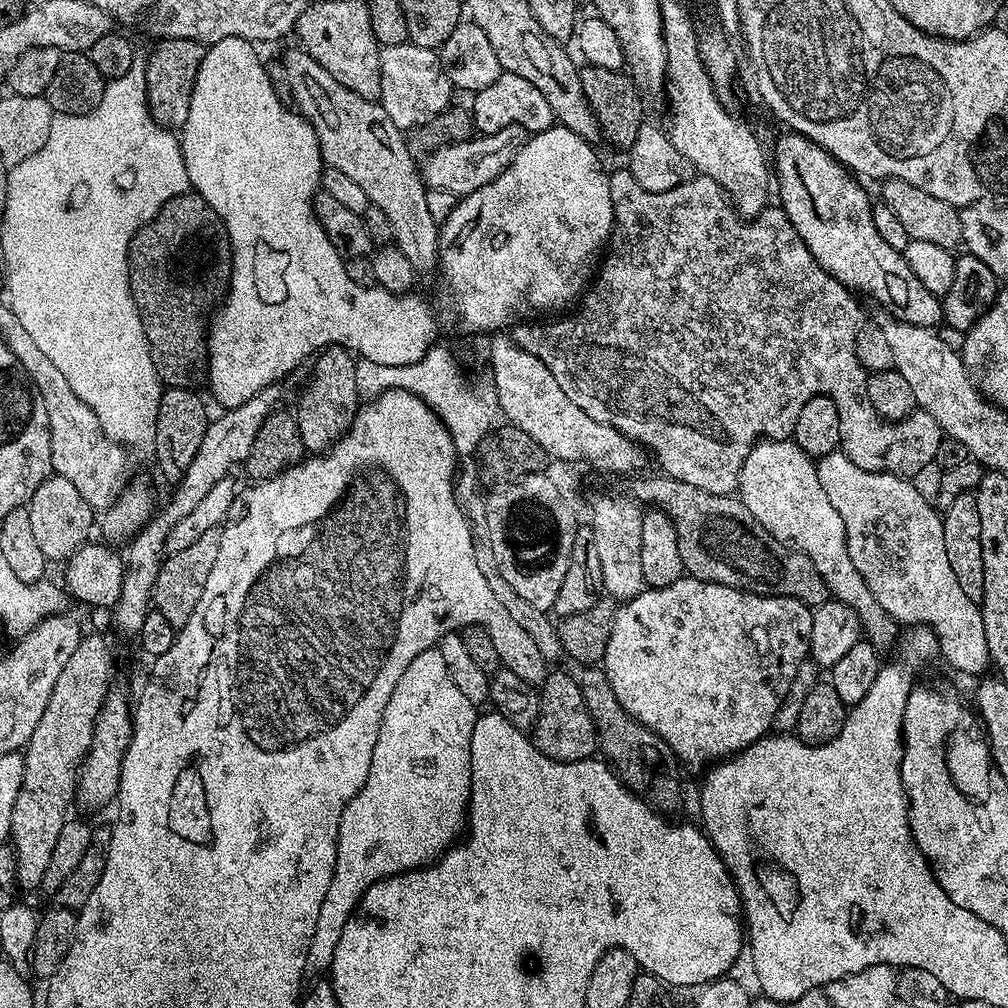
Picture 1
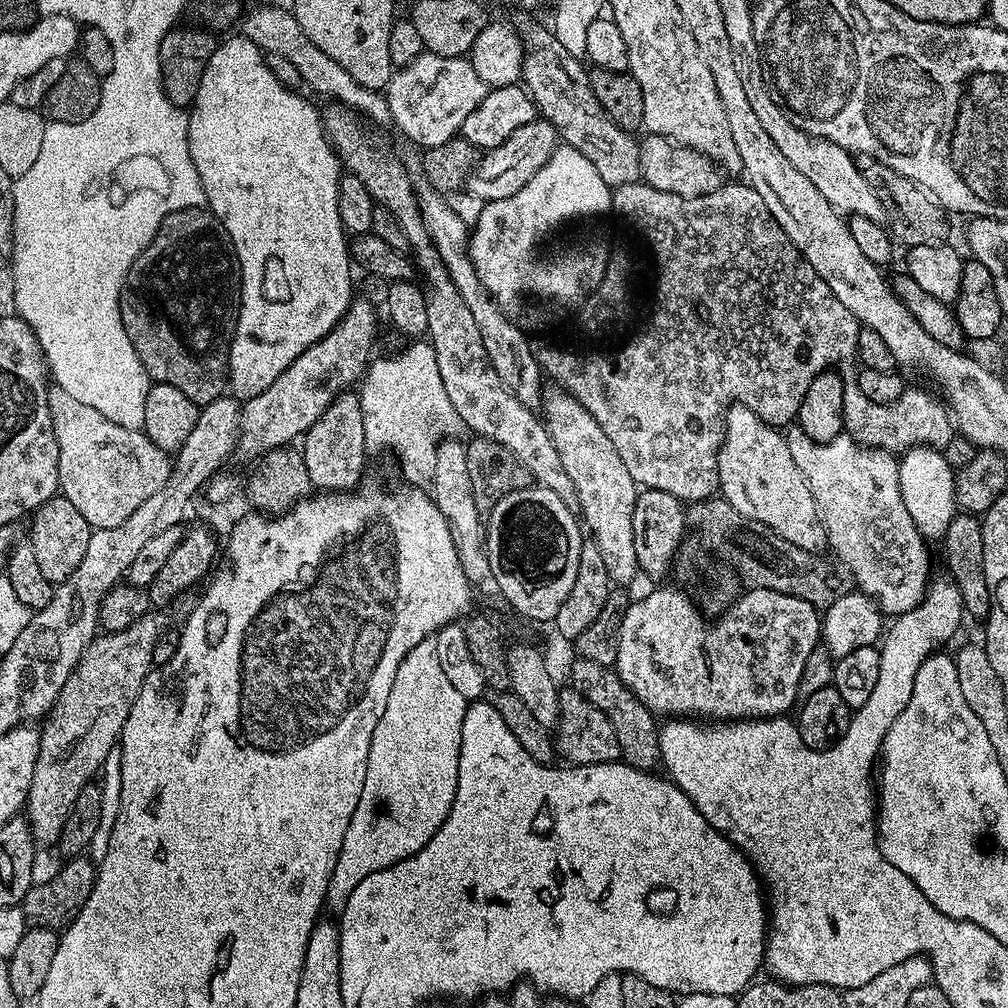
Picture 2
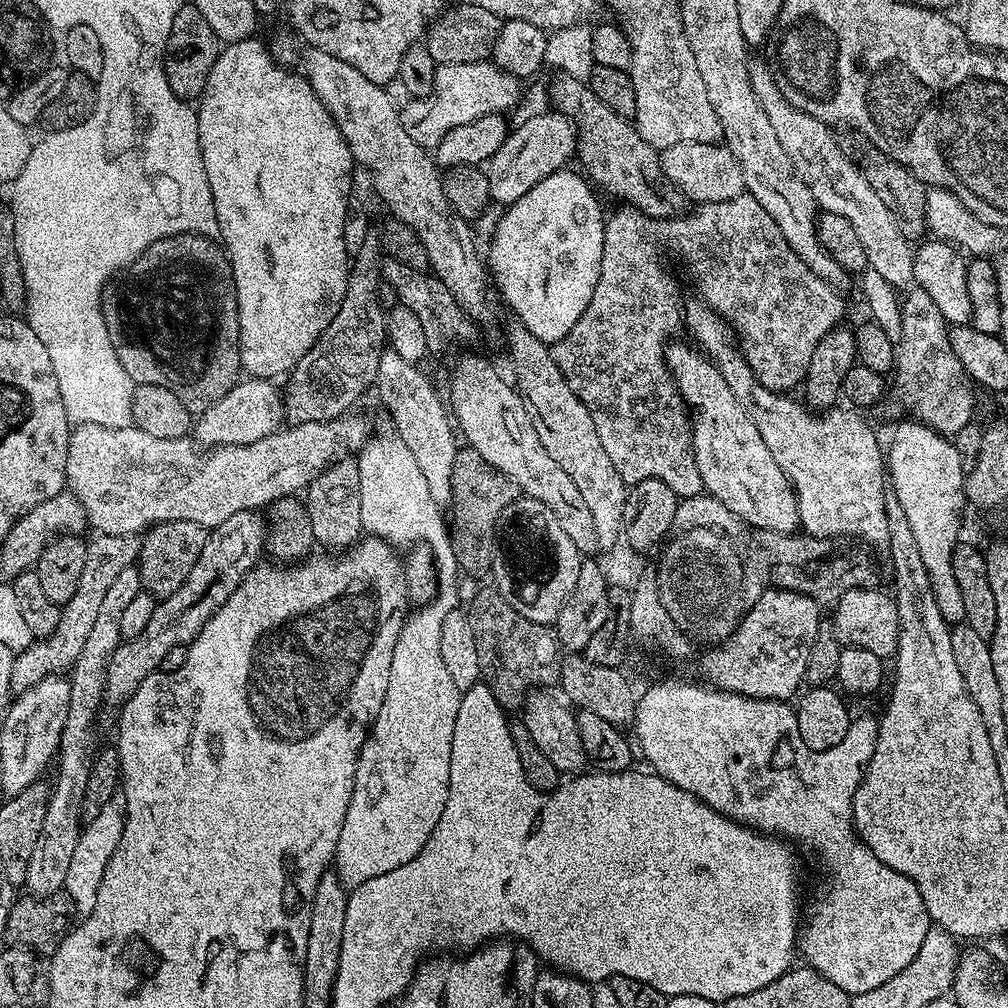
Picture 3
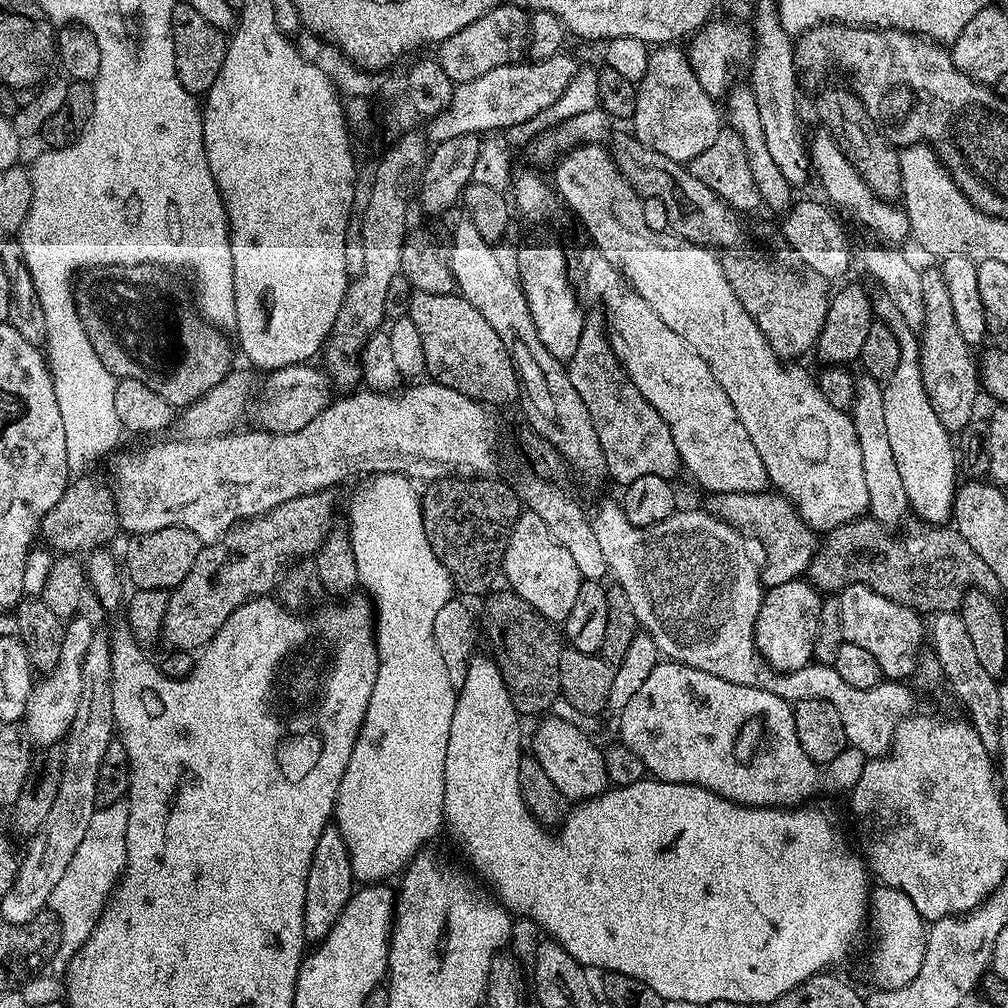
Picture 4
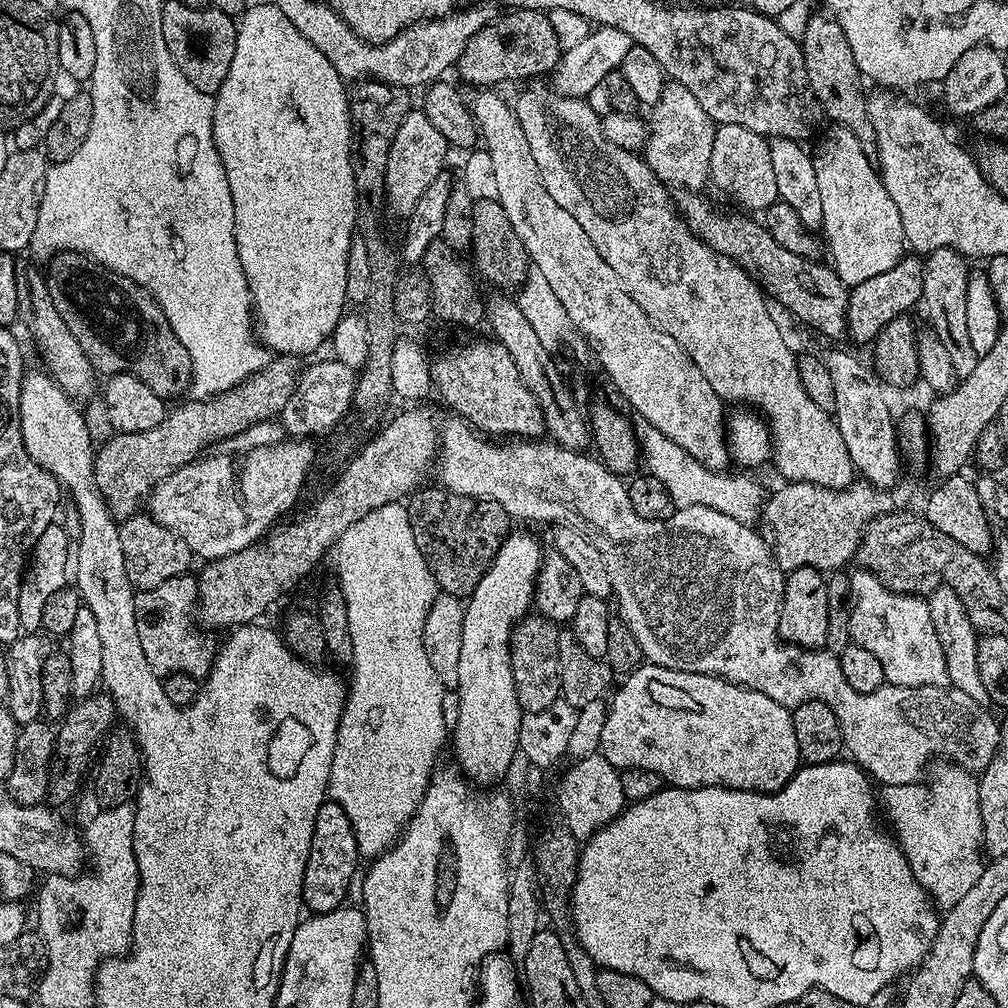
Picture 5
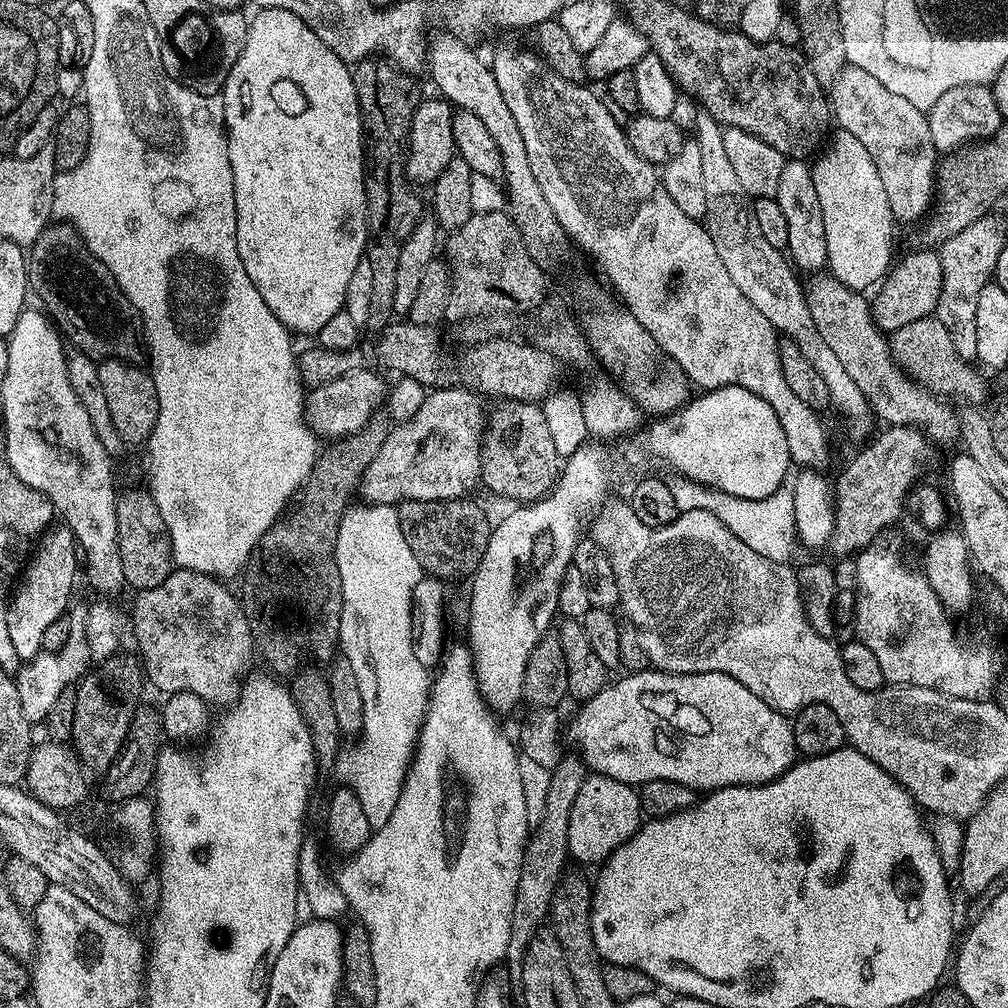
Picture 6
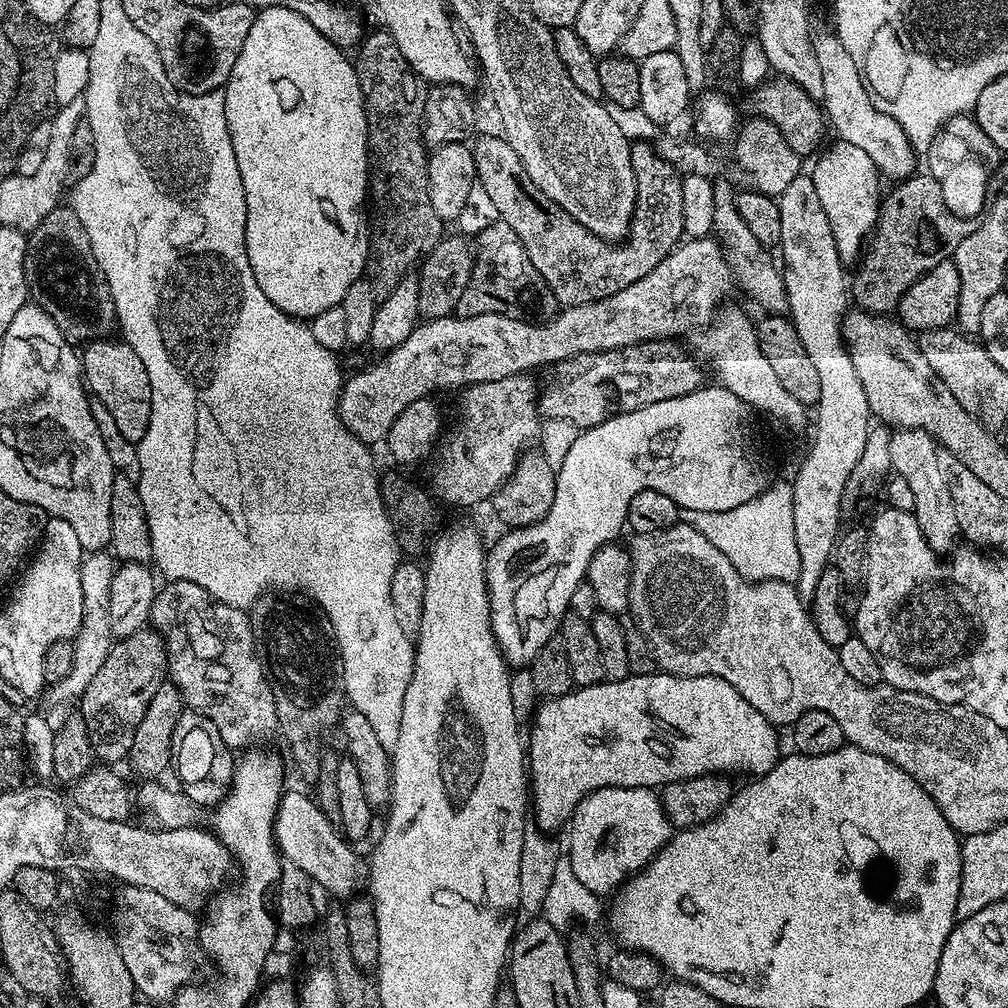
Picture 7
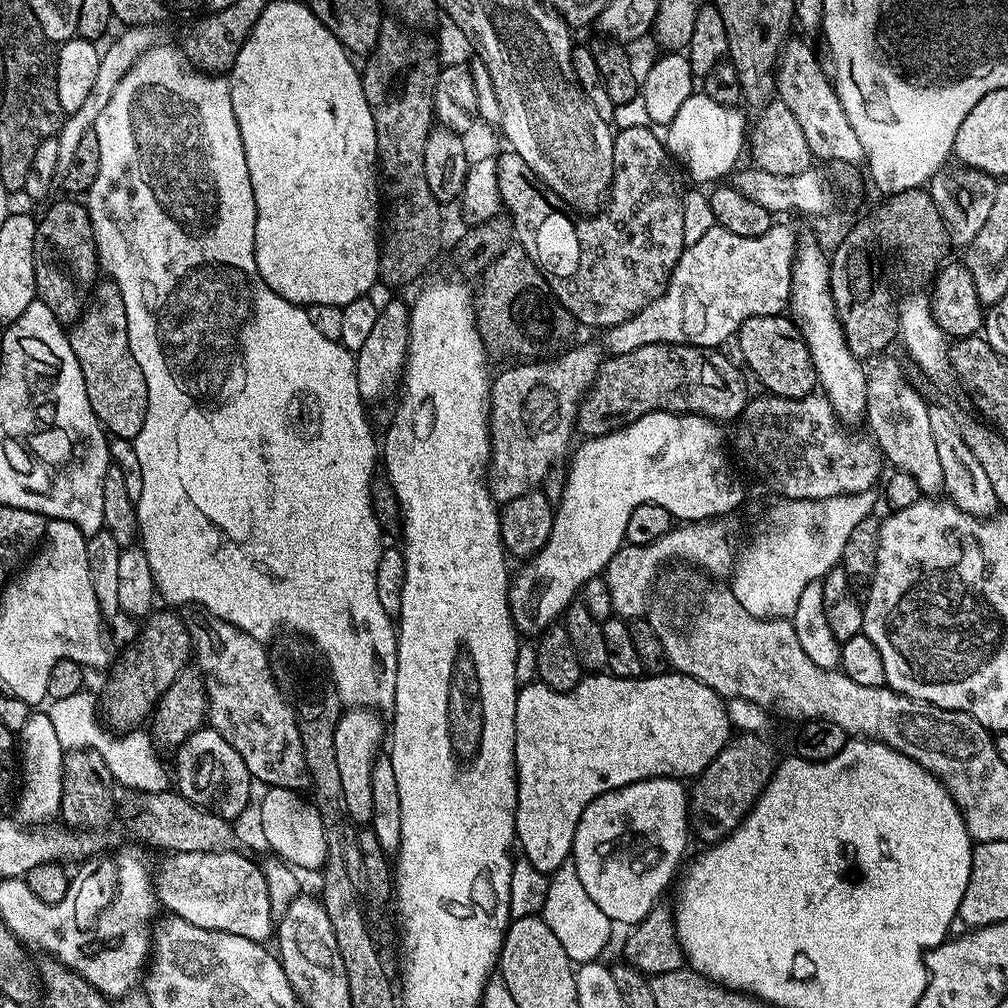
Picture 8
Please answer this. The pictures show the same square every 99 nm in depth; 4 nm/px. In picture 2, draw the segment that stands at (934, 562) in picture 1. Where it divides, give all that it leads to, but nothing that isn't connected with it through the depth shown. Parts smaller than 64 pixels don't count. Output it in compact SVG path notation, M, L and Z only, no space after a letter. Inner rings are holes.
M799 426L789 427L788 430L786 439L790 458L794 458L794 466L802 470L810 486L818 518L824 527L827 547L829 549L832 547L831 555L848 567L849 574L856 579L855 587L874 600L881 613L895 618L901 616L903 612L917 608L928 590L930 583L928 571L931 570L932 564L928 561L929 545L926 543L926 538L920 533L918 526L914 526L910 510L906 510L906 502L902 502L902 490L898 486L900 466L897 457L881 448L866 448L847 434L823 444L806 438L806 434Z

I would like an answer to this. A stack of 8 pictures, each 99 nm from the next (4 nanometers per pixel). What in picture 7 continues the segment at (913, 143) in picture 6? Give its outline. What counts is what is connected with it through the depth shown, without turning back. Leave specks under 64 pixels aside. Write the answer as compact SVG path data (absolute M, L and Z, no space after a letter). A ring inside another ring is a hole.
M816 30L812 33L812 45L818 66L822 66L822 108L831 131L833 128L839 139L864 150L881 177L889 176L892 182L907 180L917 171L912 143L900 123L874 103L859 66L842 46L840 37L832 30Z

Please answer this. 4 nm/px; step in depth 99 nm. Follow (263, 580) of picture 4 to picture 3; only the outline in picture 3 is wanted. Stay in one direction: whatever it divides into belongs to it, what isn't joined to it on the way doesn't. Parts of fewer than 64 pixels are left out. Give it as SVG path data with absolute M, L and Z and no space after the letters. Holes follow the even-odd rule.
M256 510L230 514L226 522L211 529L206 546L202 546L202 554L198 554L198 562L194 562L194 570L190 570L186 582L182 582L174 594L157 603L154 614L150 614L150 622L146 622L146 630L142 630L138 638L124 640L117 646L108 663L106 700L109 705L123 705L140 683L159 669L170 646L189 645L196 640L202 626L210 622L230 594L238 590L245 576L261 563L260 554L262 556L265 551L266 520L260 516L263 515Z

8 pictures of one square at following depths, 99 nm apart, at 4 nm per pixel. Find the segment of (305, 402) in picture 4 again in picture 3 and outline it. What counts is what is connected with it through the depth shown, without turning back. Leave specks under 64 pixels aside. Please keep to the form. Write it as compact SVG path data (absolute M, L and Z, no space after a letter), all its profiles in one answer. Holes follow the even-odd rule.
M255 378L241 379L214 406L205 412L199 413L194 420L194 440L200 446L246 446L250 442L258 442L258 438L266 438L271 432L277 431L285 423L286 405L282 399L281 389L271 380L258 380Z

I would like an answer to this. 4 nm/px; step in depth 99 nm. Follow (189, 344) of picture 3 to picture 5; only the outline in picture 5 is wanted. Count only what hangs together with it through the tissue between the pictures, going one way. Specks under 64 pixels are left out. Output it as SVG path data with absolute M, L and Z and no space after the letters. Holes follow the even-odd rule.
M58 252L47 261L48 294L79 346L100 374L129 372L165 398L189 391L192 359L147 288L104 268L80 252Z

